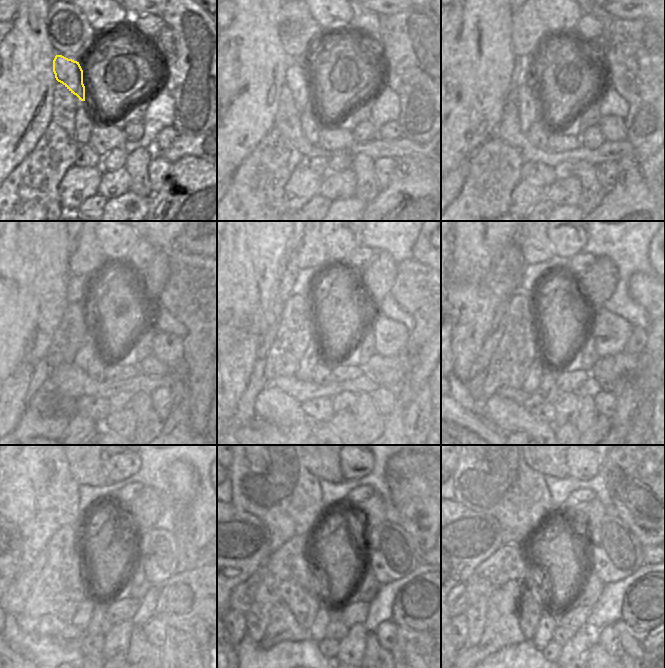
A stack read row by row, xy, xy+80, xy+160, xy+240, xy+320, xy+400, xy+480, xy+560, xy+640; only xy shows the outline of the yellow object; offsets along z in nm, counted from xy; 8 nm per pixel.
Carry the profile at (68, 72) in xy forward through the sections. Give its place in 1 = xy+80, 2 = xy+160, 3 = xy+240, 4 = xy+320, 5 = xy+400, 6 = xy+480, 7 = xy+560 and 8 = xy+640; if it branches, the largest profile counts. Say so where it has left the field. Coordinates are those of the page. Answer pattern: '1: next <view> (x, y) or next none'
1: next xy+80 (295, 78)
2: next xy+160 (529, 107)
3: next xy+240 (88, 351)
4: next xy+320 (312, 357)
5: next xy+400 (531, 383)
6: next xy+480 (82, 618)
7: next xy+560 (317, 630)
8: next xy+640 (547, 625)

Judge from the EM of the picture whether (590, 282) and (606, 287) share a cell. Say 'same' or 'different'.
same

